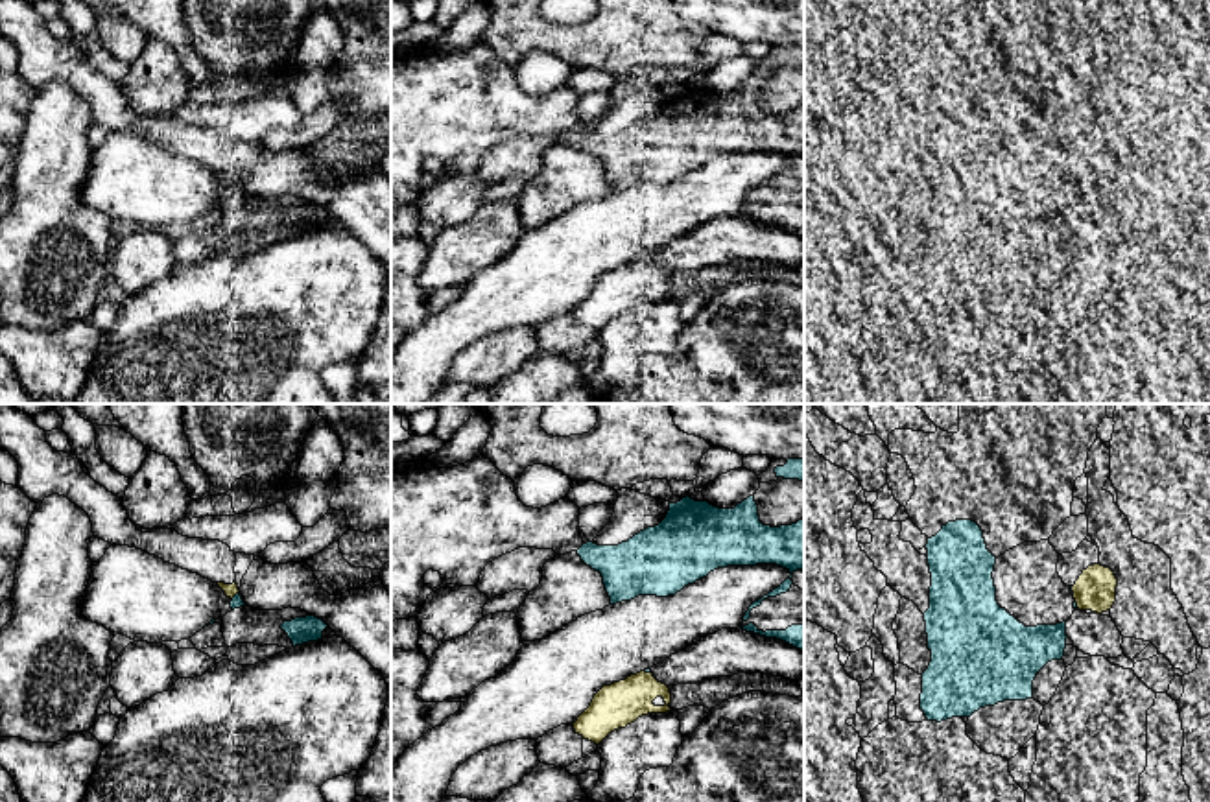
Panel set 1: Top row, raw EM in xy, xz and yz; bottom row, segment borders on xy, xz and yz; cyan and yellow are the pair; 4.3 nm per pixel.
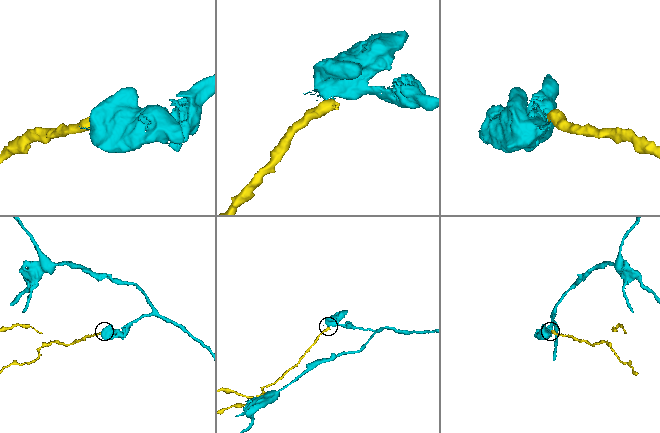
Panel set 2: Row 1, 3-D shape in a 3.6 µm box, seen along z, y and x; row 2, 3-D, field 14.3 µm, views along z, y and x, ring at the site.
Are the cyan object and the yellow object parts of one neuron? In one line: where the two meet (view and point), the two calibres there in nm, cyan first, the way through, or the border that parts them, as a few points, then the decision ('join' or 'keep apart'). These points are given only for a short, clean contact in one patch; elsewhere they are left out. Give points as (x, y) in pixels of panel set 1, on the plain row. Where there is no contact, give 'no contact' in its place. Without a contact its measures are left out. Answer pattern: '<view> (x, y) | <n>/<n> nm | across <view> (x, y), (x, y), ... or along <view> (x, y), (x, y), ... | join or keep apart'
xy (237, 181) | 50/60 nm | keep apart

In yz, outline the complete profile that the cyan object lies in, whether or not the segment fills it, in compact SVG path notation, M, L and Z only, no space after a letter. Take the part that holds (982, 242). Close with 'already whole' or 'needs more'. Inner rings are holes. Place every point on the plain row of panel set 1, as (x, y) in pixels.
M955 107L928 125L931 160L930 195L924 199L931 249L922 260L920 297L928 308L970 304L985 293L1033 284L1037 260L1066 236L1066 208L1026 214L996 188L992 166L996 144L987 136L981 114Z | already whole

